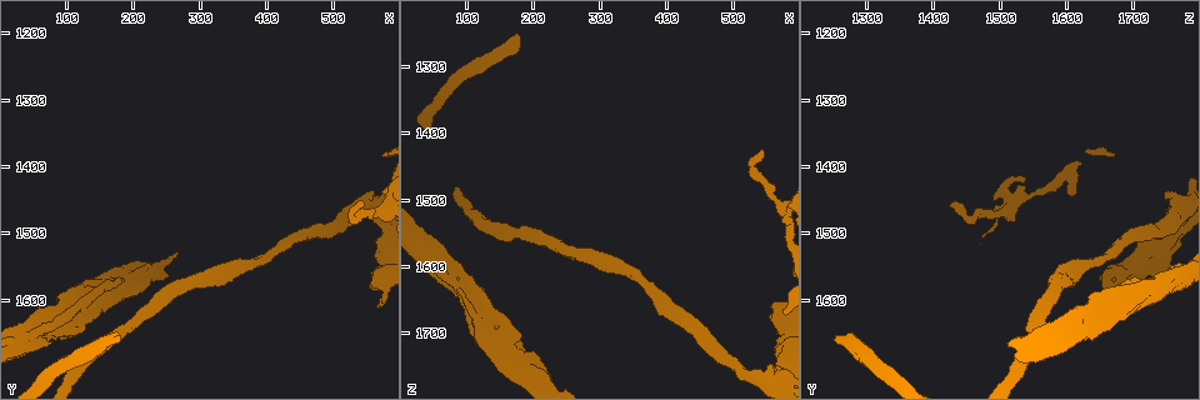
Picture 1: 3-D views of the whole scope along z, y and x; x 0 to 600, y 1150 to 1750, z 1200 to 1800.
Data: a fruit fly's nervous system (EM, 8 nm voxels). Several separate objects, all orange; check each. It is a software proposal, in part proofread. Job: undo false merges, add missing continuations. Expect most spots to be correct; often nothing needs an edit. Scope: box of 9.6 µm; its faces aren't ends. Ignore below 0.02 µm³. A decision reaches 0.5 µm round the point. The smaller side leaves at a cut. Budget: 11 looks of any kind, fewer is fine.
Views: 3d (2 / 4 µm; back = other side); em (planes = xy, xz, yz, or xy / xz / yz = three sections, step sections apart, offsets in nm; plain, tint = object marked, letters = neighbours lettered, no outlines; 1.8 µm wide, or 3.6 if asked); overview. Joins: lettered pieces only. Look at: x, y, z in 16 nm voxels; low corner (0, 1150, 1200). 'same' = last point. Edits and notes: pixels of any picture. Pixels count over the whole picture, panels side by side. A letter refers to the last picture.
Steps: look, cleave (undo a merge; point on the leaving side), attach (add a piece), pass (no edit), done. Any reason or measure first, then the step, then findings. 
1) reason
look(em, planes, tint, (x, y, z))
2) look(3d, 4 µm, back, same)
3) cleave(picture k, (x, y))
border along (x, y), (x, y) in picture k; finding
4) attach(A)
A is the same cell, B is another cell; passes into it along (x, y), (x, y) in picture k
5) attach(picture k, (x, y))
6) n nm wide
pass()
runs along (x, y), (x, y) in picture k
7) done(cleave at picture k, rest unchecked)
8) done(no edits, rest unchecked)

sharp bend
look(em, planes, letters, (575, 1460, 1765))

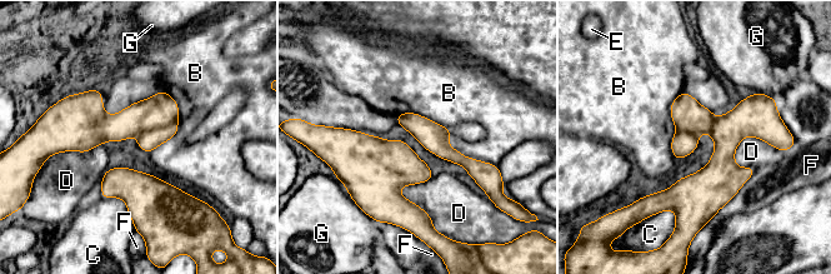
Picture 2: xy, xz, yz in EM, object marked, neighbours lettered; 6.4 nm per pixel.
pass()
B, C, D, E, F and G are other cells; runs along (772, 134), (742, 130), (685, 198), (650, 198) in picture 2; continuous, no second neuron

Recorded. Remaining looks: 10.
an open end
look(3d, 2 µm, (555, 1580, 1680))

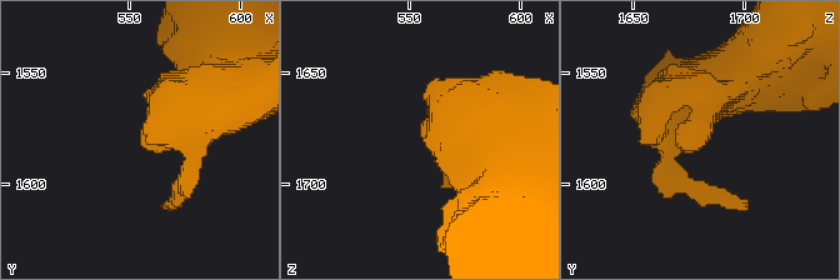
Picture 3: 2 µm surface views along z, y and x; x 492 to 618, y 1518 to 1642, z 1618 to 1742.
look(em, planes, letters, (558, 1581, 1682))

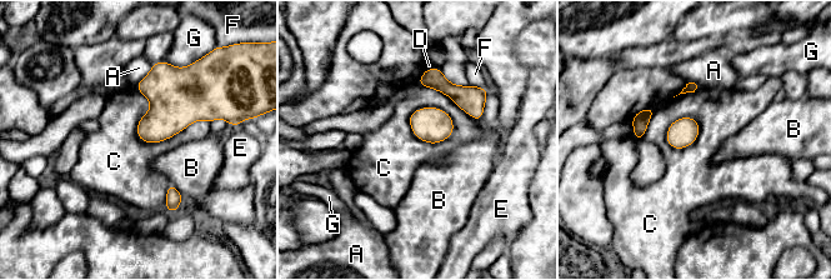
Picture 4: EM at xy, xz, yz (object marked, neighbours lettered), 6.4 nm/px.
C touches over 550 nm
pass()
A, B, C, D, E, F and G are other cells; border along (134, 88), (146, 143), (209, 121) in picture 4; none of them fits

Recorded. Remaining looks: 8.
look(em, xz, step 8, letters, (545, 1455, 1430))

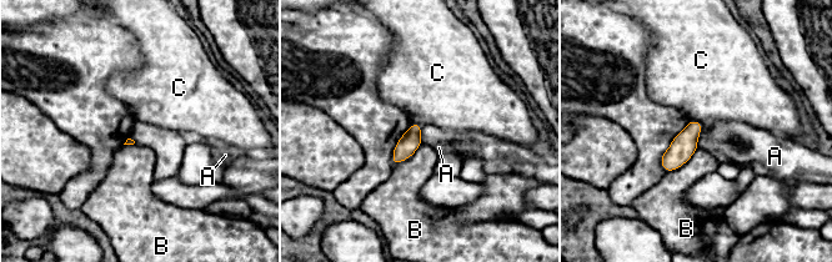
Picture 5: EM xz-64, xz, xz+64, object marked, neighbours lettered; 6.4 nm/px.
pass()
A, B and C are other cells; border along (412, 121), (422, 125) in picture 5; no lettered piece goes on from it

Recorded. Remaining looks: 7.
sudden change in width
look(em, 3.6 µm, xy, step 16, tint, (115, 1615, 1670))

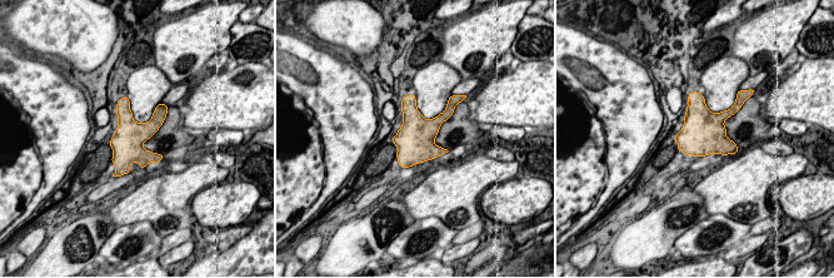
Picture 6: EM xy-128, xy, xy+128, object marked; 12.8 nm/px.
look(em, 3.6 µm, planes, letters, same)

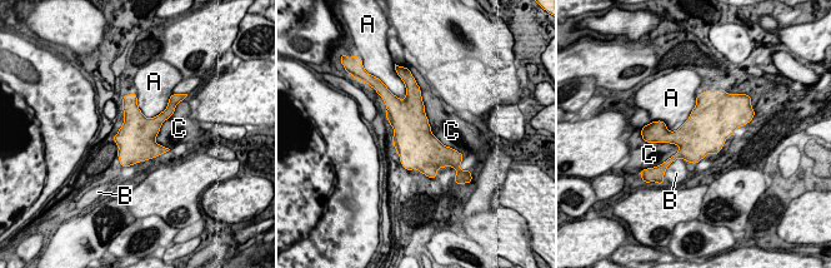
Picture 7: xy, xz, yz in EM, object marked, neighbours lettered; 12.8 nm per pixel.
C touches over 900 nm
pass()
A, B and C are other cells; continuous, no second neuron

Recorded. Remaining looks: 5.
done(no edits, rest unchecked)

